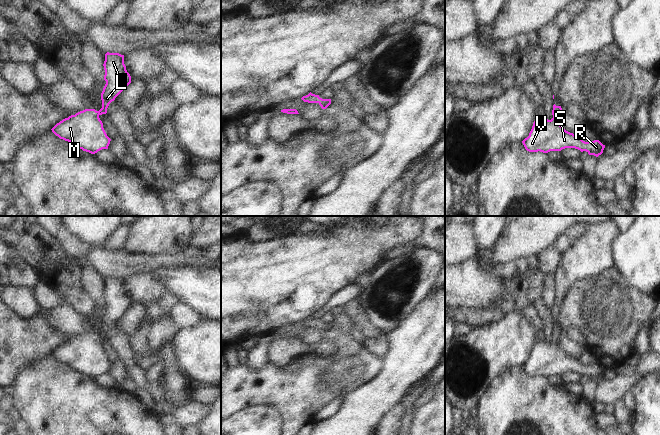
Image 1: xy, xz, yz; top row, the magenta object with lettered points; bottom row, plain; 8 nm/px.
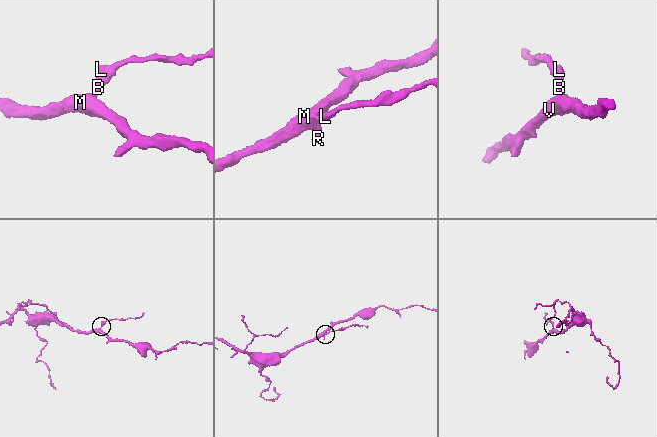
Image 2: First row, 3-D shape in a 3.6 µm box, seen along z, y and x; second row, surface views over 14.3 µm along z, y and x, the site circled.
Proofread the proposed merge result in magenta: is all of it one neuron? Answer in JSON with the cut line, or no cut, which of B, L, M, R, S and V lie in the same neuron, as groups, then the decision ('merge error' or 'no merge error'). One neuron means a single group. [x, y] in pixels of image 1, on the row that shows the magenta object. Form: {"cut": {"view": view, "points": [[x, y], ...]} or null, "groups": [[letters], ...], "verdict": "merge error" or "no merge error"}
{"cut": null, "groups": [["B", "L", "M", "R", "S", "V"]], "verdict": "no merge error"}

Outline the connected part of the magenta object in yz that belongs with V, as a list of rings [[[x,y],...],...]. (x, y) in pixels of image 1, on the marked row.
[[[553,105],[551,120],[544,116],[537,118],[532,126],[529,136],[522,143],[529,152],[561,151],[565,148],[575,148],[581,152],[598,157],[603,153],[605,145],[599,140],[583,141],[578,135],[566,131],[559,123],[562,113],[561,106]]]

